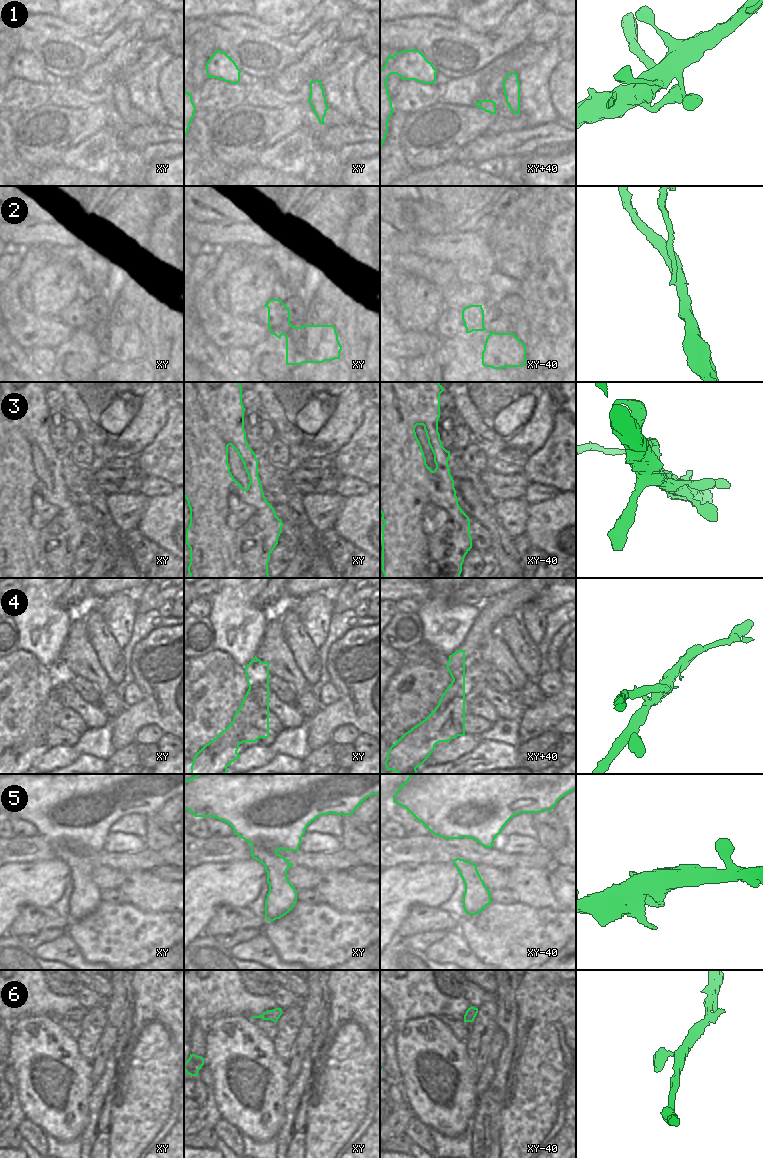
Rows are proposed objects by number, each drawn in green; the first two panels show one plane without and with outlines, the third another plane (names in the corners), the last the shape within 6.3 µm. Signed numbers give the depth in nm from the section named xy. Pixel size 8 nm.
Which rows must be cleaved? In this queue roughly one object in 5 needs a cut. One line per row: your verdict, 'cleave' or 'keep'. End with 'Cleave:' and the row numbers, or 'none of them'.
1: keep
2: keep
3: keep
4: cleave
5: keep
6: keep
Cleave: 4

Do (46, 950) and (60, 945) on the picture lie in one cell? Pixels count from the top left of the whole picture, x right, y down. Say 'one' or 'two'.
one

